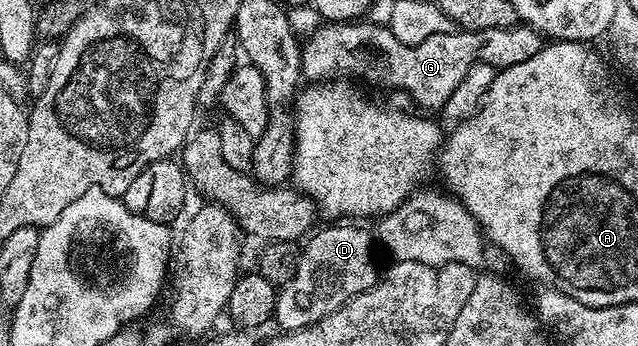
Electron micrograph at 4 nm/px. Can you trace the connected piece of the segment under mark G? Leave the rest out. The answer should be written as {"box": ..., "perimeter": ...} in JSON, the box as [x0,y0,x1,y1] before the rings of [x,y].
{"box":[301,19,544,111],"perimeter":[[[356,19],[346,23],[320,24],[302,42],[301,63],[303,77],[308,82],[360,77],[371,85],[408,93],[423,108],[420,110],[439,111],[447,101],[448,92],[461,87],[465,75],[469,75],[469,67],[478,61],[489,63],[496,71],[517,67],[517,63],[533,59],[544,44],[542,33],[526,23],[516,23],[509,27],[459,29],[453,33],[429,35],[429,39],[416,45],[403,45],[388,26],[377,25],[370,19]]]}

